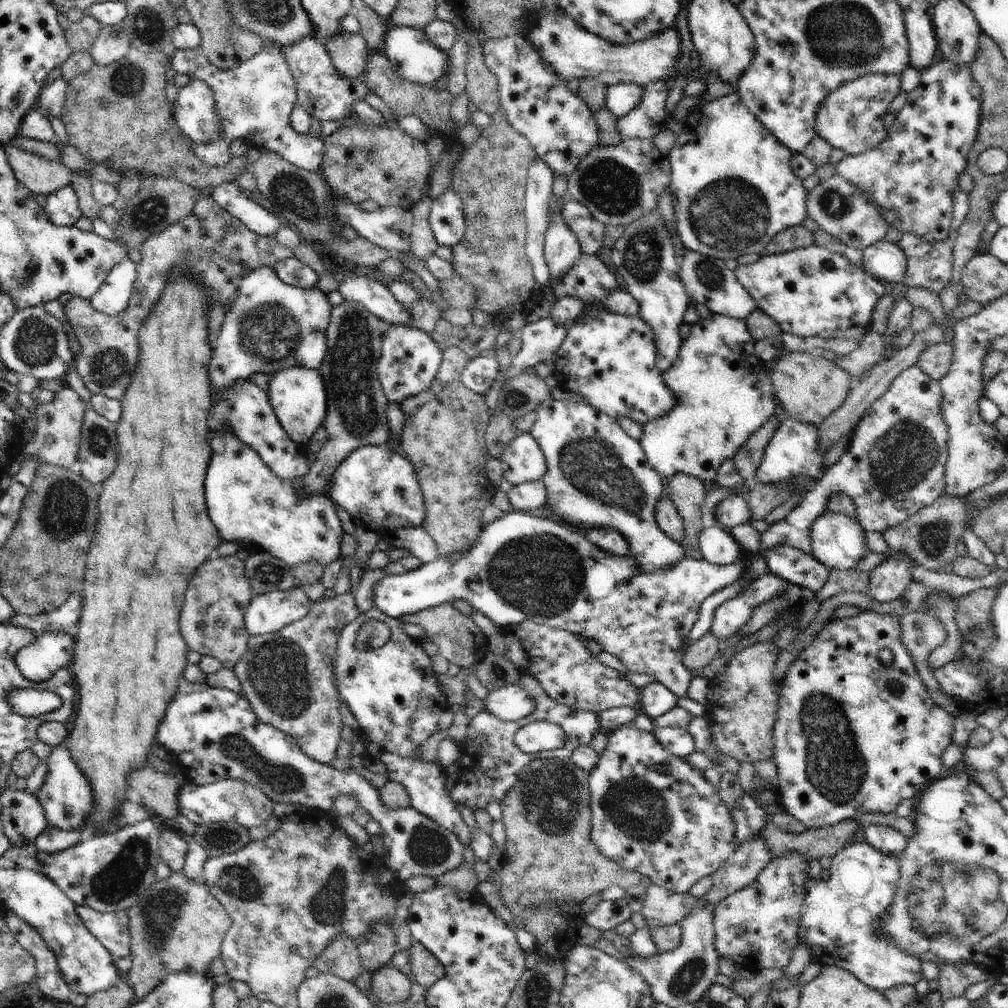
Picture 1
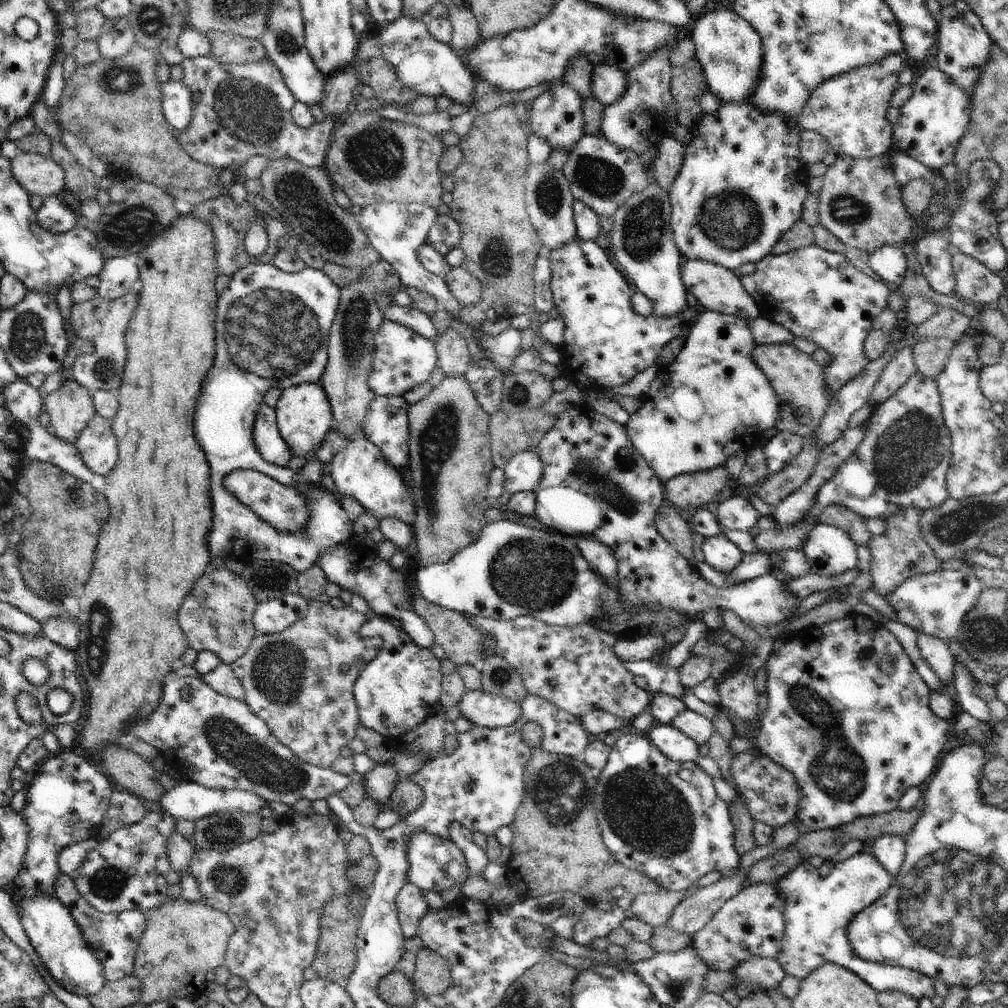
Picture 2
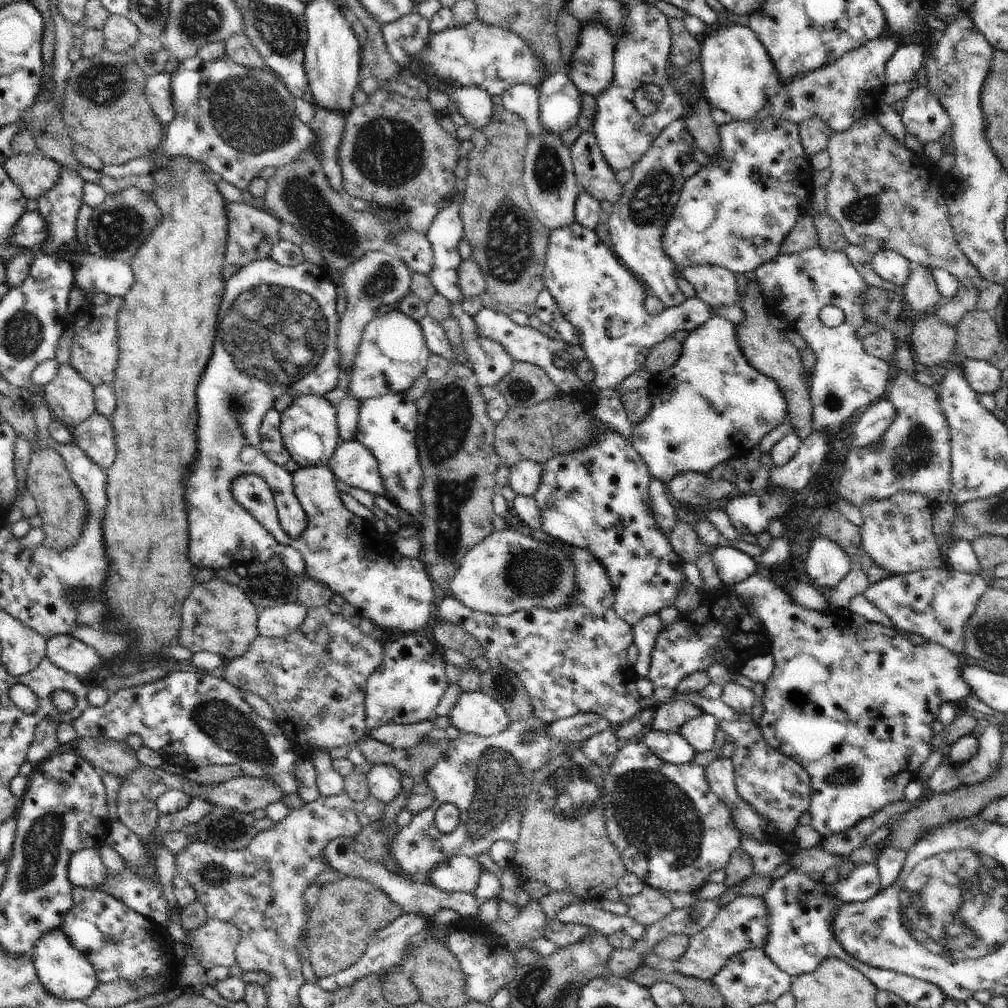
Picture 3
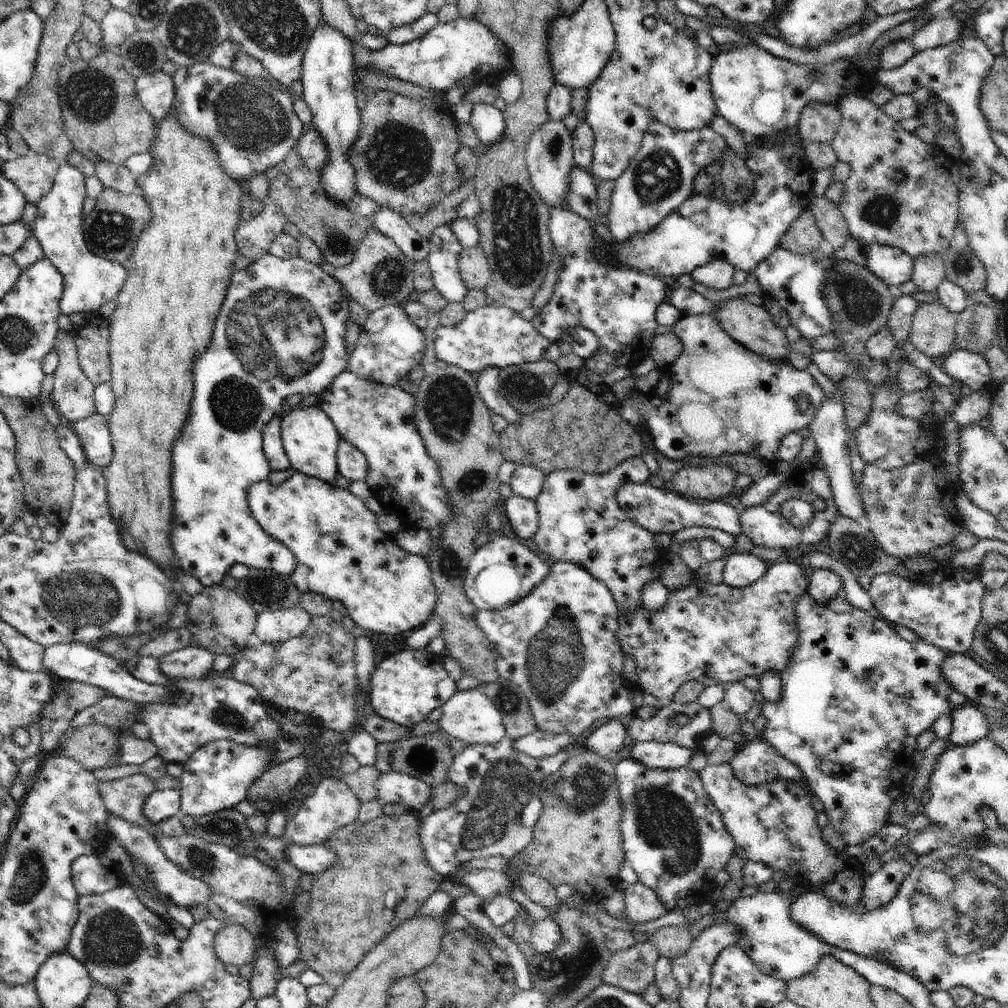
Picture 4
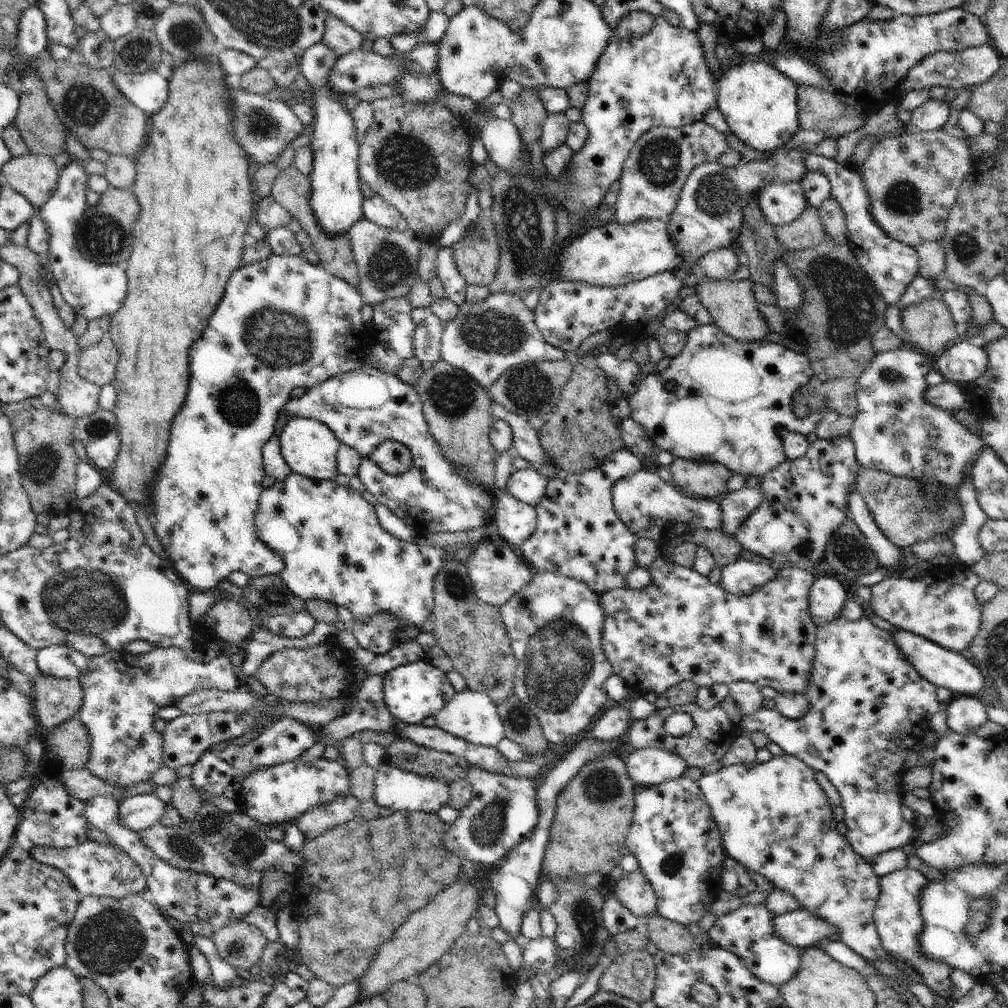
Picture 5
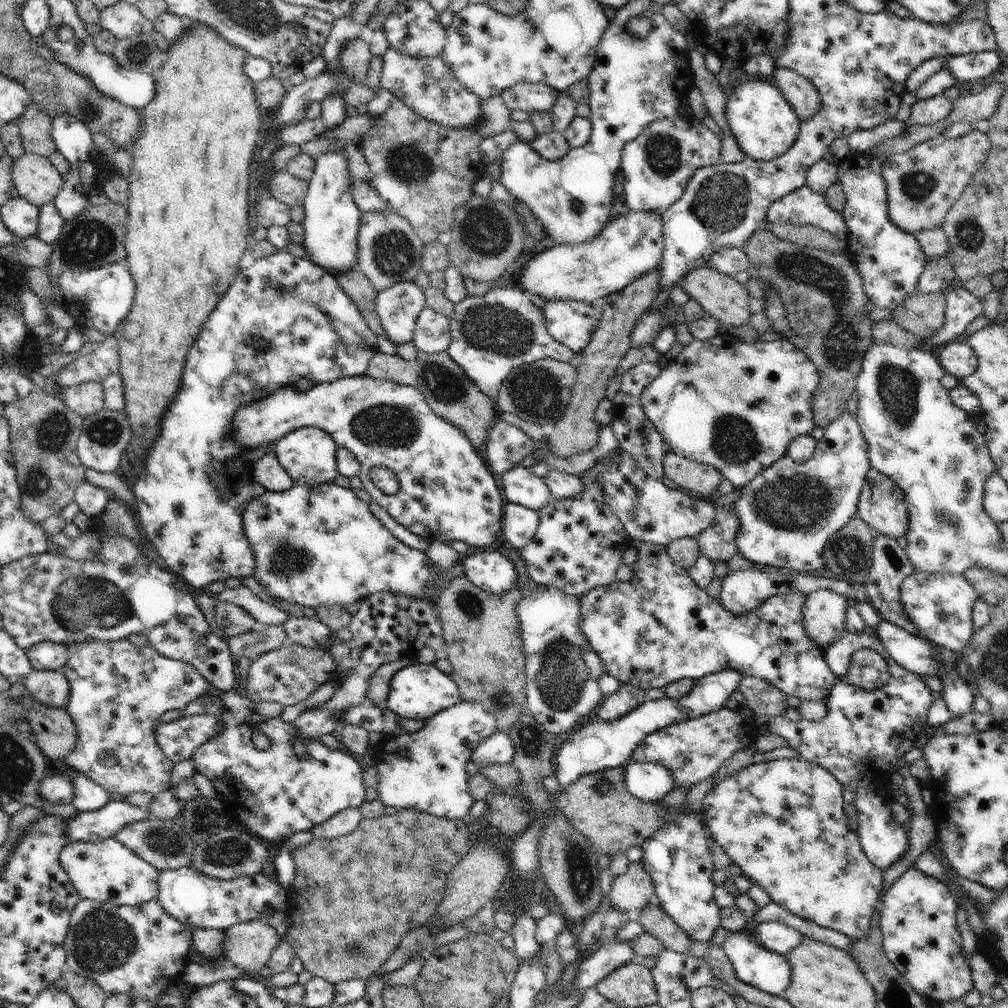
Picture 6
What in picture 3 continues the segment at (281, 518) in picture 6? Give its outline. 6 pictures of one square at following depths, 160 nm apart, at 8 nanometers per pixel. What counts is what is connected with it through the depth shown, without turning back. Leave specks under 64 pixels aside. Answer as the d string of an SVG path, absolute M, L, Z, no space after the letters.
M329 465L319 467L299 468L292 474L295 485L295 495L303 506L306 524L301 531L290 532L282 528L273 490L268 483L258 475L240 475L231 486L231 492L238 502L238 507L248 511L254 521L264 526L267 536L276 539L284 546L293 546L302 553L306 578L328 585L334 593L340 594L348 604L357 610L356 614L383 629L400 630L406 633L427 634L432 626L432 618L436 610L434 605L434 586L420 557L408 558L402 556L387 535L381 535L372 522L358 517L339 499L336 488L336 475Z

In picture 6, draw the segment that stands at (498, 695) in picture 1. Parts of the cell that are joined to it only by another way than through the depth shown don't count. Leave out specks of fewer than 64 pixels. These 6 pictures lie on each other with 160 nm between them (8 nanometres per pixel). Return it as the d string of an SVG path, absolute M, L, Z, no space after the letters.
M461 700L435 714L416 732L383 734L370 760L378 774L378 799L385 806L414 809L449 819L468 818L475 800L467 785L465 763L471 752L497 730L496 719L479 702Z

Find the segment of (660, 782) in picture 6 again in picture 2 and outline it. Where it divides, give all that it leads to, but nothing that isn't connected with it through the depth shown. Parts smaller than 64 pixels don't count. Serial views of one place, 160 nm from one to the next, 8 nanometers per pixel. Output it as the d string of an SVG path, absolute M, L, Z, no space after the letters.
M656 723L646 736L670 760L686 762L696 761L700 757L698 743L671 724Z

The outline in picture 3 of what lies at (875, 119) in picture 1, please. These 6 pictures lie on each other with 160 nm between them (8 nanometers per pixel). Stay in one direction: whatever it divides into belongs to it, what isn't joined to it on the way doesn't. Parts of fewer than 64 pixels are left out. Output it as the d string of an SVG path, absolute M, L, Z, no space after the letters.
M716 27L707 31L701 42L703 92L713 108L728 112L733 120L744 122L776 117L799 125L818 117L825 120L833 132L846 130L864 115L874 116L888 85L886 63L902 44L894 34L882 35L848 51L832 64L800 73L784 82L768 51L750 27Z

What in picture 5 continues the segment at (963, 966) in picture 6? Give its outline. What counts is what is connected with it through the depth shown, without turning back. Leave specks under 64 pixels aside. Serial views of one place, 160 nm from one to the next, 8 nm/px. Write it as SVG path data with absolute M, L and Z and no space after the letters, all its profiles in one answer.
M904 867L899 871L881 877L879 882L879 899L873 914L875 925L886 954L896 963L904 963L914 969L921 981L935 994L950 1000L953 996L951 981L953 968L945 962L931 961L921 951L921 934L925 929L921 915L921 900L924 889L929 884L928 879L917 869Z

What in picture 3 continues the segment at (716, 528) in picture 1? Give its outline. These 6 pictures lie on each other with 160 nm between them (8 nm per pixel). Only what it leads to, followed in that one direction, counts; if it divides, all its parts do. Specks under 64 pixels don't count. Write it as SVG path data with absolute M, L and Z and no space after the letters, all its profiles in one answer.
M718 545L712 552L717 573L723 580L724 586L729 588L761 571L755 556L746 554L742 550Z

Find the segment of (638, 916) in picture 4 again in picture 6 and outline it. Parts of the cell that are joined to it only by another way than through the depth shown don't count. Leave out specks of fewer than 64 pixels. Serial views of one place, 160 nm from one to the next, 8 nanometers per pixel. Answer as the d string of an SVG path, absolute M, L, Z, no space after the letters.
M641 861L629 862L624 874L616 875L609 899L620 912L640 912L654 900L655 884Z

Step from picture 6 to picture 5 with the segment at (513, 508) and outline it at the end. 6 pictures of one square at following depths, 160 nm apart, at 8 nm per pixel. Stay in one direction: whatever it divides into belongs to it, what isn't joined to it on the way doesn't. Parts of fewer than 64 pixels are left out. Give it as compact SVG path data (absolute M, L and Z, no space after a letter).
M501 494L495 508L497 534L500 541L519 548L534 534L537 527L535 507L526 504L510 494Z

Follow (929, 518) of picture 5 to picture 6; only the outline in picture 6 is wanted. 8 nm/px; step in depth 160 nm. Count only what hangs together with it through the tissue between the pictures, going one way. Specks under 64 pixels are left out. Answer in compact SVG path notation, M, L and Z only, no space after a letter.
M875 468L866 475L856 515L885 537L905 536L909 527L904 493L891 478Z

